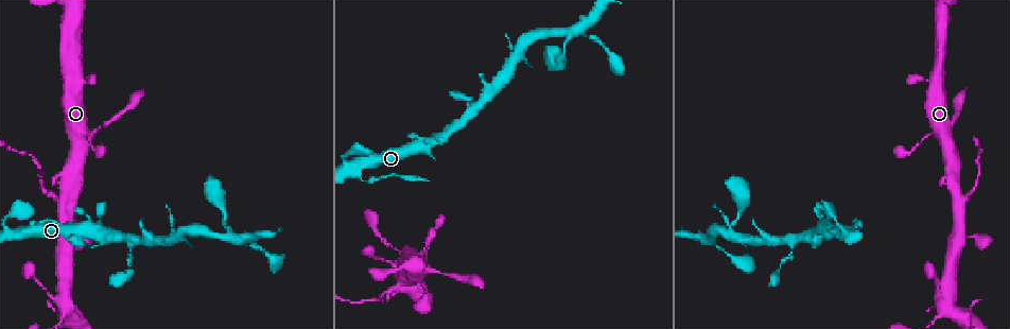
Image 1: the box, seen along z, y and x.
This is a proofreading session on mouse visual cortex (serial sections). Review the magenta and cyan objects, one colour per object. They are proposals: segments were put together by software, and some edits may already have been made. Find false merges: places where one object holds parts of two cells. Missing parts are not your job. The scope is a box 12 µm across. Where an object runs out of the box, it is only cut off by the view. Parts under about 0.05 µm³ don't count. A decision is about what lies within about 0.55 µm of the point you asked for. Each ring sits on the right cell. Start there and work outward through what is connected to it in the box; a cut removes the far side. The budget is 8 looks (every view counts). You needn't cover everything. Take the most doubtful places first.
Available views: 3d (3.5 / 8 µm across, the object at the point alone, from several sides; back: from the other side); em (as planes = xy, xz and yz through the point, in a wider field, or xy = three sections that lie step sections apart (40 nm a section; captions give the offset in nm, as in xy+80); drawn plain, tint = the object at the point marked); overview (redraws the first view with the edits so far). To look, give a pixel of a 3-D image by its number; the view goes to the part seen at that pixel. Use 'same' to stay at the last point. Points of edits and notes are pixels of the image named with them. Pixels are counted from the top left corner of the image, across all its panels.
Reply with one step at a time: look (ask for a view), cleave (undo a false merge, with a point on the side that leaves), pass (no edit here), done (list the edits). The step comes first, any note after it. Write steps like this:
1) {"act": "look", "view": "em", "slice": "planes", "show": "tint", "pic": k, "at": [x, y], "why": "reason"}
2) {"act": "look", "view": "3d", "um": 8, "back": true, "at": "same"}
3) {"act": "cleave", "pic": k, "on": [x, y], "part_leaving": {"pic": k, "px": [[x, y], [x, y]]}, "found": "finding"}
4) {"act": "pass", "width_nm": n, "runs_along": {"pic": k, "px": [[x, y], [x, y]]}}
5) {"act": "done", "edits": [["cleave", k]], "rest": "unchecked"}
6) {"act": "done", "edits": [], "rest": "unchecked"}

{"act": "look", "view": "3d", "um": 3.5, "pic": 1, "at": [711, 240], "why": "sudden change in width"}

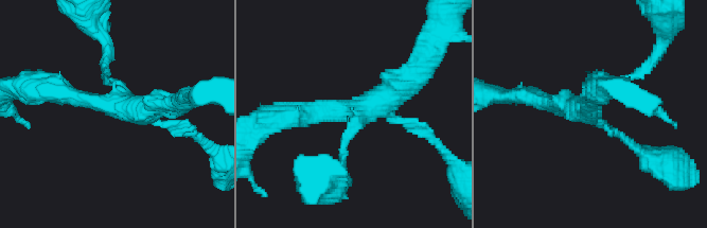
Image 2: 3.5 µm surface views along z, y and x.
{"act": "look", "view": "em", "slice": "xy", "step": 5, "show": "tint", "pic": 2, "at": [116, 105], "arms": 4, "arm_widths_nm": [150, 150, 300, 350]}

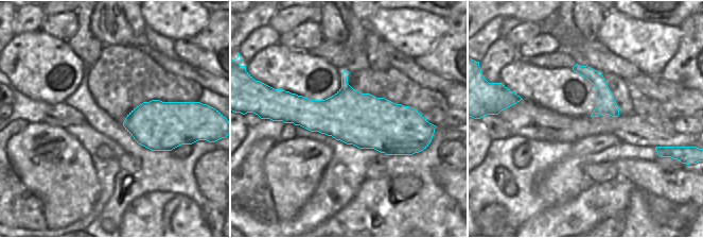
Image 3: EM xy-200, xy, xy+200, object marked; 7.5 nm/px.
{"act": "pass", "width_nm": 400, "runs_along": {"pic": 2, "px": [[47, 90], [142, 109], [177, 129]]}, "found": "all the same cell"}

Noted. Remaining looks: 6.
{"act": "look", "view": "3d", "um": 3.5, "pic": 1, "at": [958, 200], "why": "branch point"}

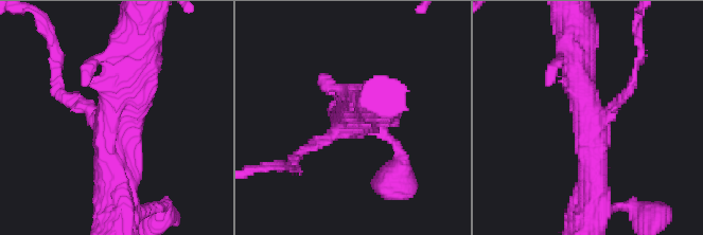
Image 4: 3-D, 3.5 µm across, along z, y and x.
{"act": "look", "view": "em", "slice": "planes", "show": "tint", "pic": 4, "at": [593, 118]}

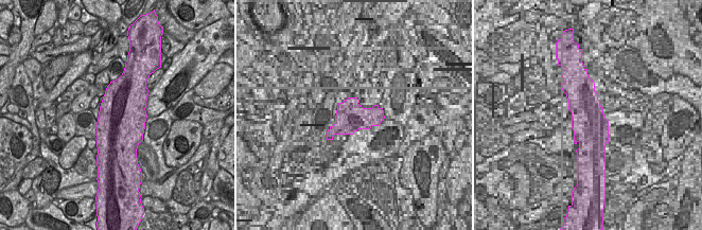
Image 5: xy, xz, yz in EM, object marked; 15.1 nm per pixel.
{"act": "pass", "runs_along": {"pic": 4, "px": [[138, 60], [108, 115], [116, 194]]}, "found": "all the same cell"}

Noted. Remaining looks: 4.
{"act": "look", "view": "3d", "um": 3.5, "pic": 1, "at": [366, 182], "why": "thick turns thin"}

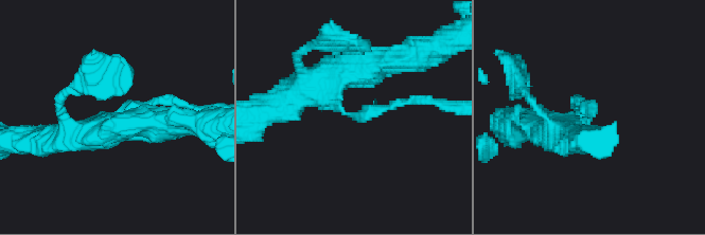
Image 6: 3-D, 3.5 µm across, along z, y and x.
{"act": "look", "view": "em", "slice": "planes", "show": "tint", "pic": 6, "at": [357, 118], "why": "shape alone is not enough"}

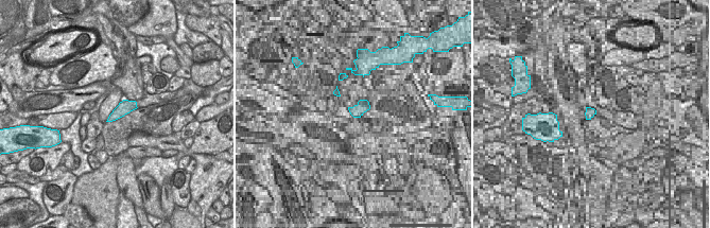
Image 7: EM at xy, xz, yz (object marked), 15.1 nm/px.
{"act": "pass", "found": "continuous, no second cell"}

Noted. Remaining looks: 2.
{"act": "done", "edits": [], "rest": "unchecked"}

